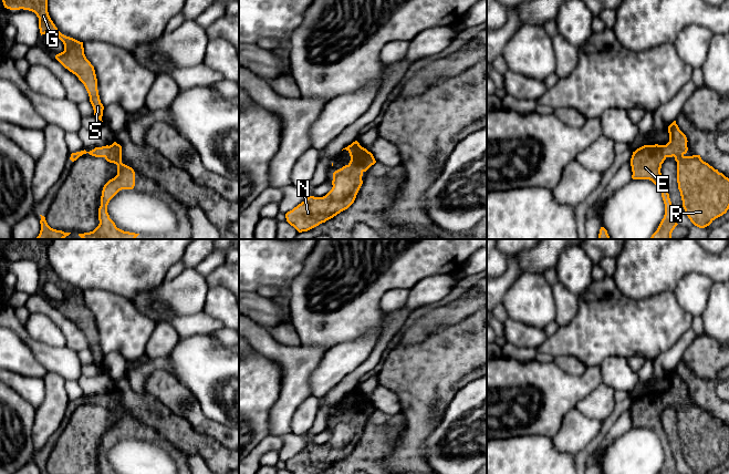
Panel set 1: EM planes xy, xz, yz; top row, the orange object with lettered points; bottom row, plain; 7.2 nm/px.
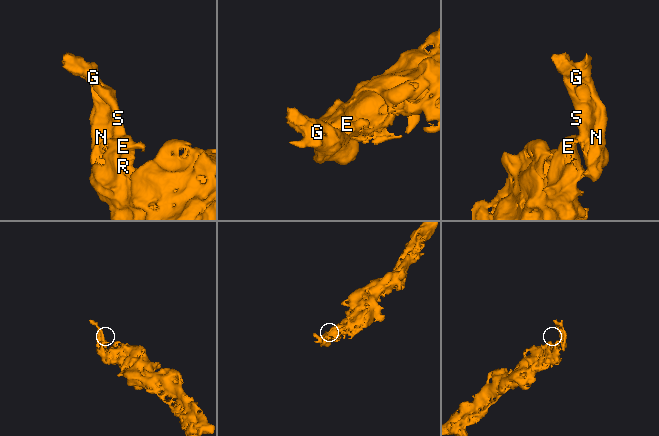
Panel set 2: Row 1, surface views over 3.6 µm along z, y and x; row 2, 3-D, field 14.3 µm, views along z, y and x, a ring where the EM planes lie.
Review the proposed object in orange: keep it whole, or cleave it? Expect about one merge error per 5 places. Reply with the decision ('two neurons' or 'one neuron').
one neuron

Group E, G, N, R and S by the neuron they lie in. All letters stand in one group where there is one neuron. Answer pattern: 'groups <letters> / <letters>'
groups E G N R S

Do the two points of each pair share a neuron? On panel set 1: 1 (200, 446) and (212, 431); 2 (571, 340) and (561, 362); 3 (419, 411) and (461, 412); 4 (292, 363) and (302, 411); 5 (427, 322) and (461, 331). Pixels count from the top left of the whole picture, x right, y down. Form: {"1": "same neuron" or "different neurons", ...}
{"1": "different neurons", "2": "different neurons", "3": "different neurons", "4": "different neurons", "5": "different neurons"}

